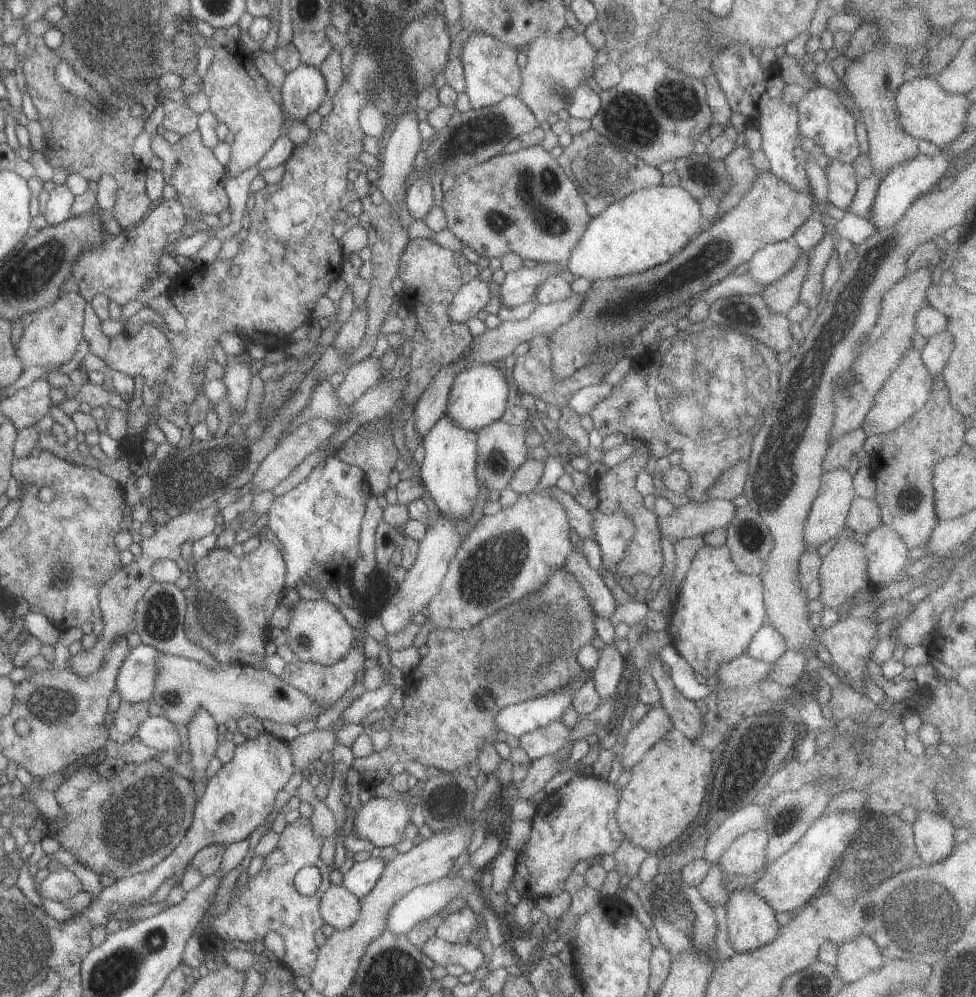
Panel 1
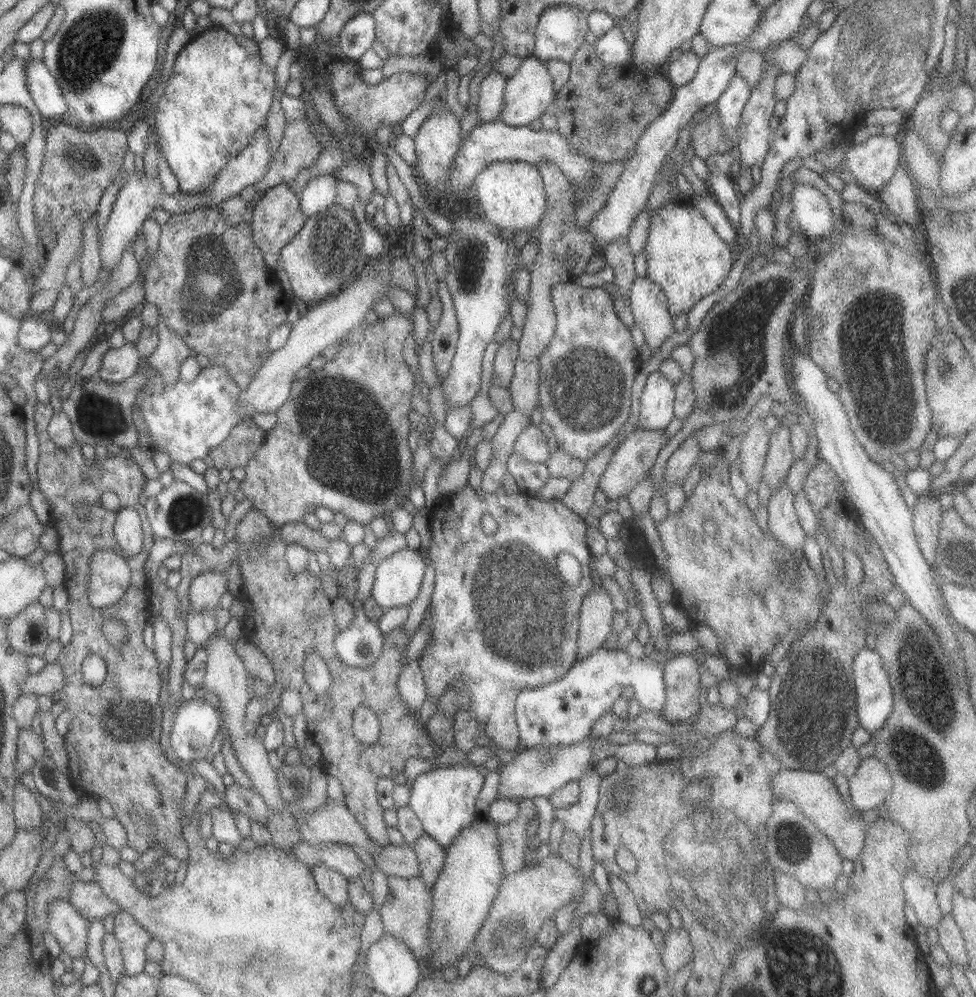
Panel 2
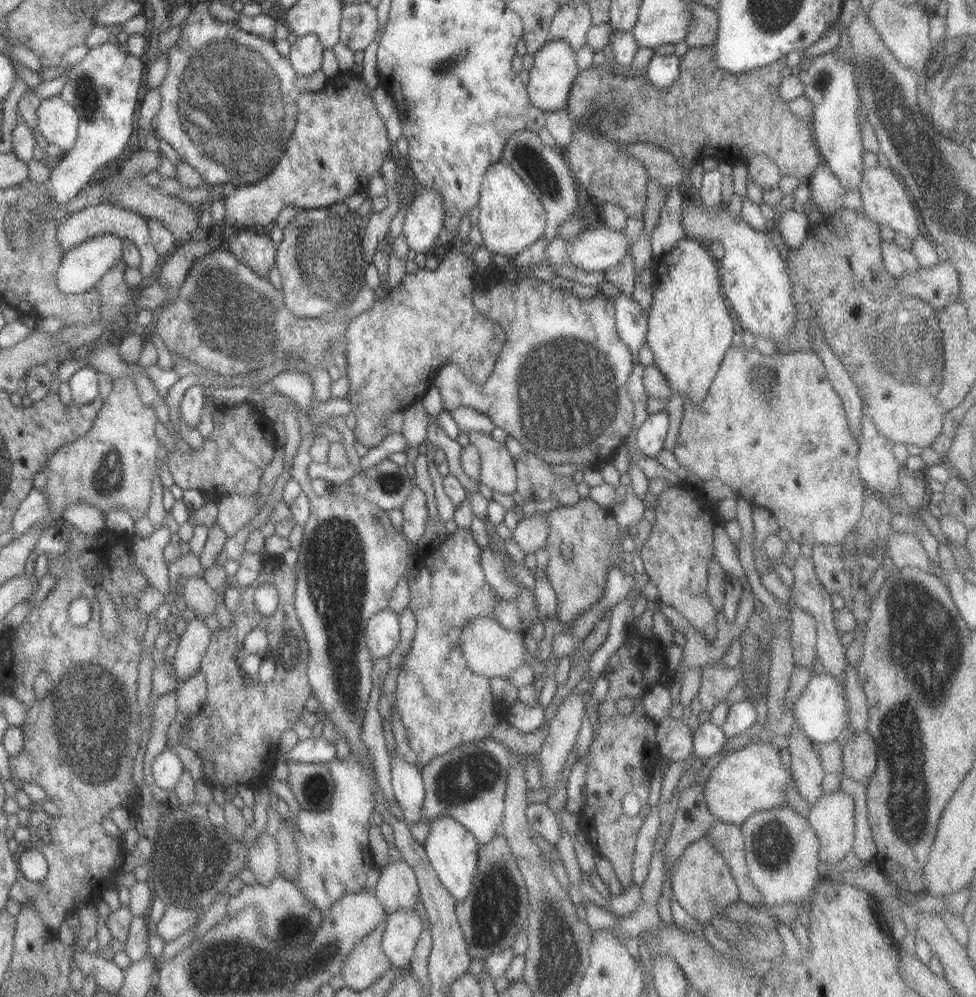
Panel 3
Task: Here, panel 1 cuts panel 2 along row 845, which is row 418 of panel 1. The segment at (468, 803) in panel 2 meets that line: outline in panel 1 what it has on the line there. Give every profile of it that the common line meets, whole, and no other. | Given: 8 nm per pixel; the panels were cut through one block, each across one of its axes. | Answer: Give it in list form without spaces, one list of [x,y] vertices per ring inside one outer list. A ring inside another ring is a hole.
[[[443,413],[429,432],[420,440],[423,446],[423,461],[419,464],[419,479],[433,500],[435,508],[445,520],[469,518],[469,510],[477,502],[478,480],[475,474],[476,433],[461,430]]]

